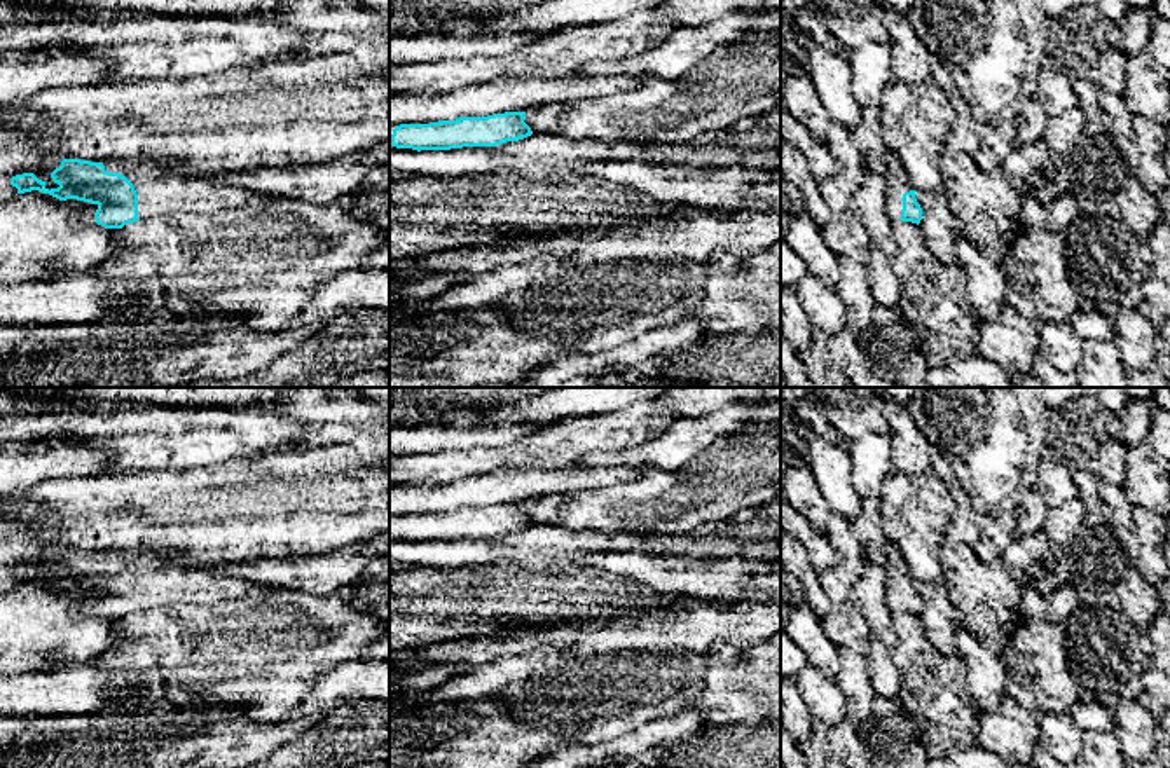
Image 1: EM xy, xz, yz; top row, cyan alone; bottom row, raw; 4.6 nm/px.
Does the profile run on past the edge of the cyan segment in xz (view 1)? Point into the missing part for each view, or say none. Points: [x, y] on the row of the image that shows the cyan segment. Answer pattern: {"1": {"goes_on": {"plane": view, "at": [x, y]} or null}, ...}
{"1": {"goes_on": null}}

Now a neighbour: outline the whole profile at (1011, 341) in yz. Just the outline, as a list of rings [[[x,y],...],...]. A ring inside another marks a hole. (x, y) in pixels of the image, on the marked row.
[[[1008,304],[994,321],[980,321],[976,353],[995,361],[1011,381],[1032,374],[1039,349],[1036,321]]]

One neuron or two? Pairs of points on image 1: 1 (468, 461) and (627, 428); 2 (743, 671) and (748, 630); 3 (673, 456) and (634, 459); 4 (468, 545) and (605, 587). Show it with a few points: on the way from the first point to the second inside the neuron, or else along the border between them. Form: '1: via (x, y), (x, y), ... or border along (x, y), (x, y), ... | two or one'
1: via (509, 456), (549, 449), (587, 435) | one
2: border along (762, 641), (743, 650) | two
3: via (664, 456), (643, 456) | one
4: border along (470, 562), (439, 568) | two

